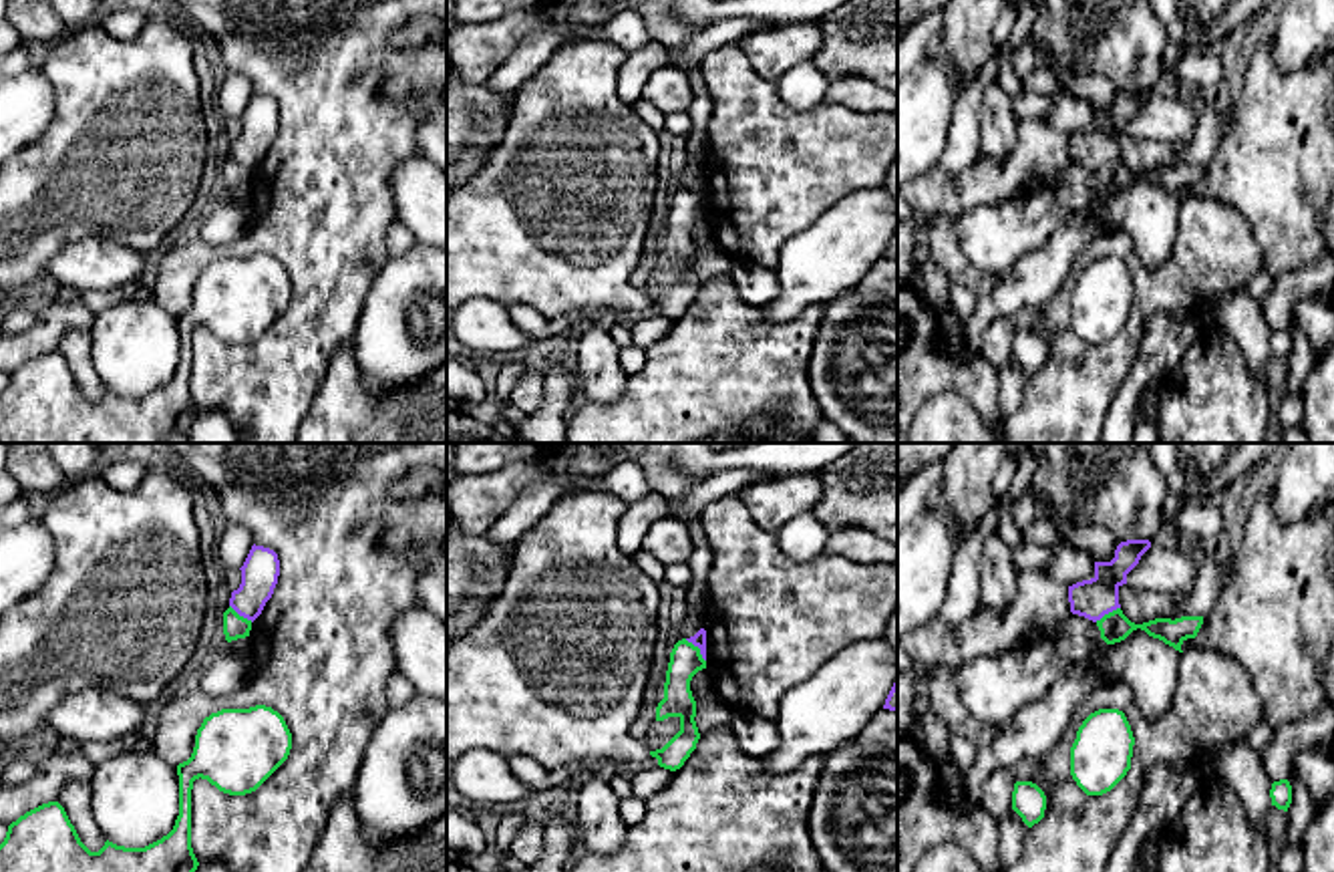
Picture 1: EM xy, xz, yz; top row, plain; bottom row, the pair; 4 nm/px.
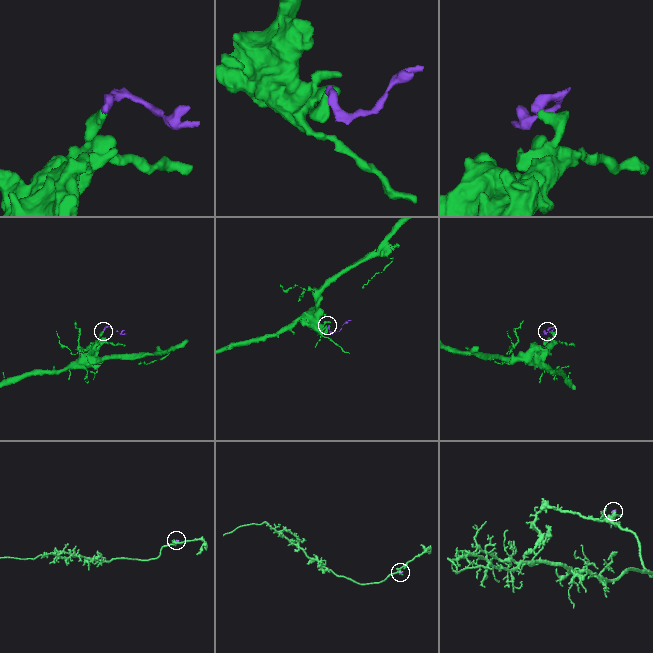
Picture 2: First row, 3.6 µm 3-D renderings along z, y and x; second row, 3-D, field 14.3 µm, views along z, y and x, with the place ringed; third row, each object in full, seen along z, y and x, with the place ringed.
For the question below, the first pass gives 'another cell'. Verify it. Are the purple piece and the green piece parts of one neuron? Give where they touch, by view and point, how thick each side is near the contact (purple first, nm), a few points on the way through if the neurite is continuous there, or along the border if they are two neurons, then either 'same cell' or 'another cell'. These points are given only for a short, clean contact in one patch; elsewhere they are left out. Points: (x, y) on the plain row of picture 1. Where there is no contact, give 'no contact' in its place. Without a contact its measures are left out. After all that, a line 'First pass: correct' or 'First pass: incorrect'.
meets purple in xz at (699, 196); 60 nm thick on the purple side, 130 nm on the other; border along xz (685, 188), (699, 198), (705, 210); another cell
First pass: correct

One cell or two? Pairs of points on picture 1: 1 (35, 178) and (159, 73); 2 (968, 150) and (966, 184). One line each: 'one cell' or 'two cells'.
1: one cell
2: two cells

